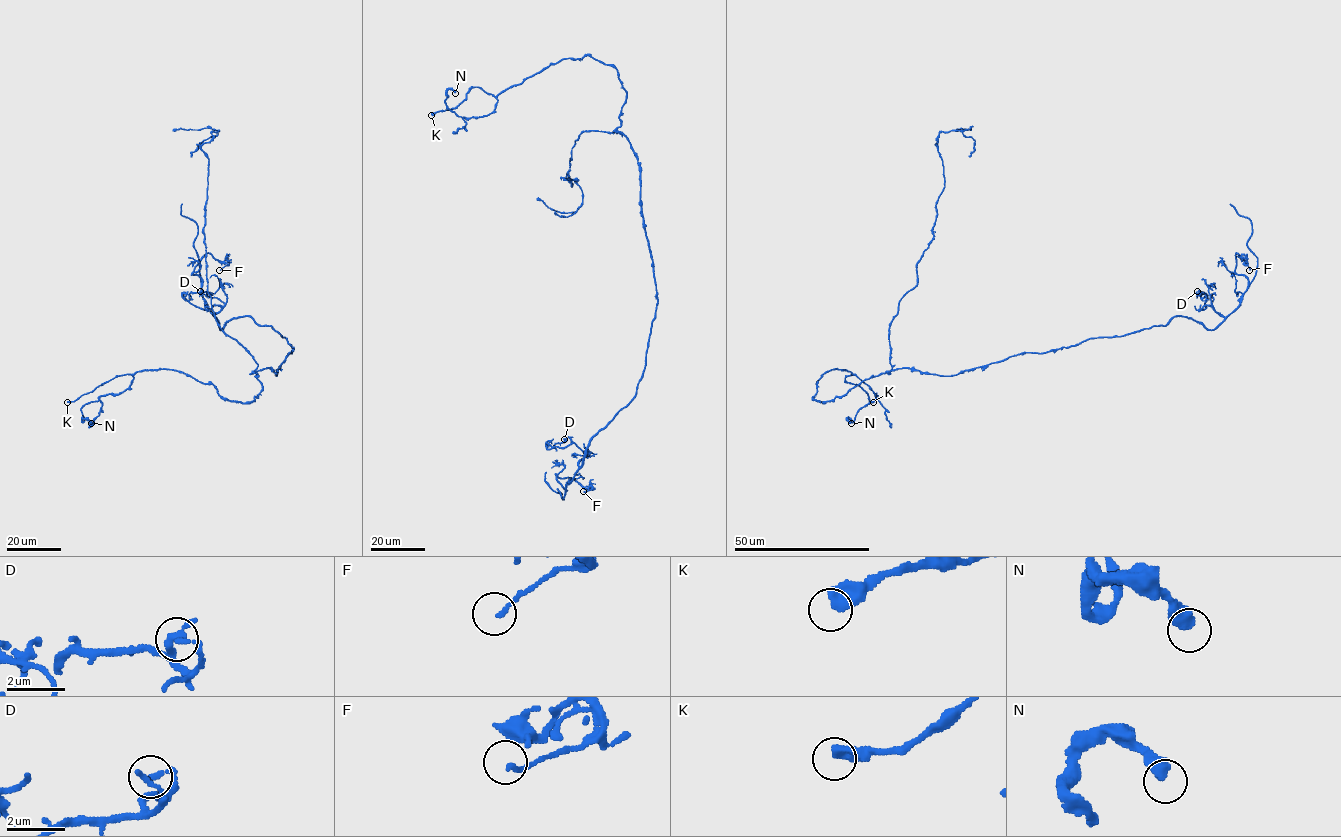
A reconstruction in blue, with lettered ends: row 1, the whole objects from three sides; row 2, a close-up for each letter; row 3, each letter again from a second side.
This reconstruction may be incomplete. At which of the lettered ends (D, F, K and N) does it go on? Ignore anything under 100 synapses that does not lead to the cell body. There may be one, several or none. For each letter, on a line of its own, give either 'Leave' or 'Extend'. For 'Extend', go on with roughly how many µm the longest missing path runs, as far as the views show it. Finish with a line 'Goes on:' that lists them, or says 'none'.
D: Leave
F: Leave
K: Leave
N: Leave
Goes on: none

